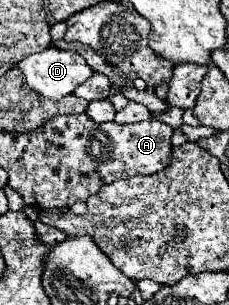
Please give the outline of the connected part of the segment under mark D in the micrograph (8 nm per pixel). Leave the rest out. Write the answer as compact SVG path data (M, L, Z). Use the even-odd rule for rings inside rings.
M51 46L43 52L29 54L17 68L25 74L27 84L35 92L51 100L69 96L93 74L81 54L73 50L55 50Z

